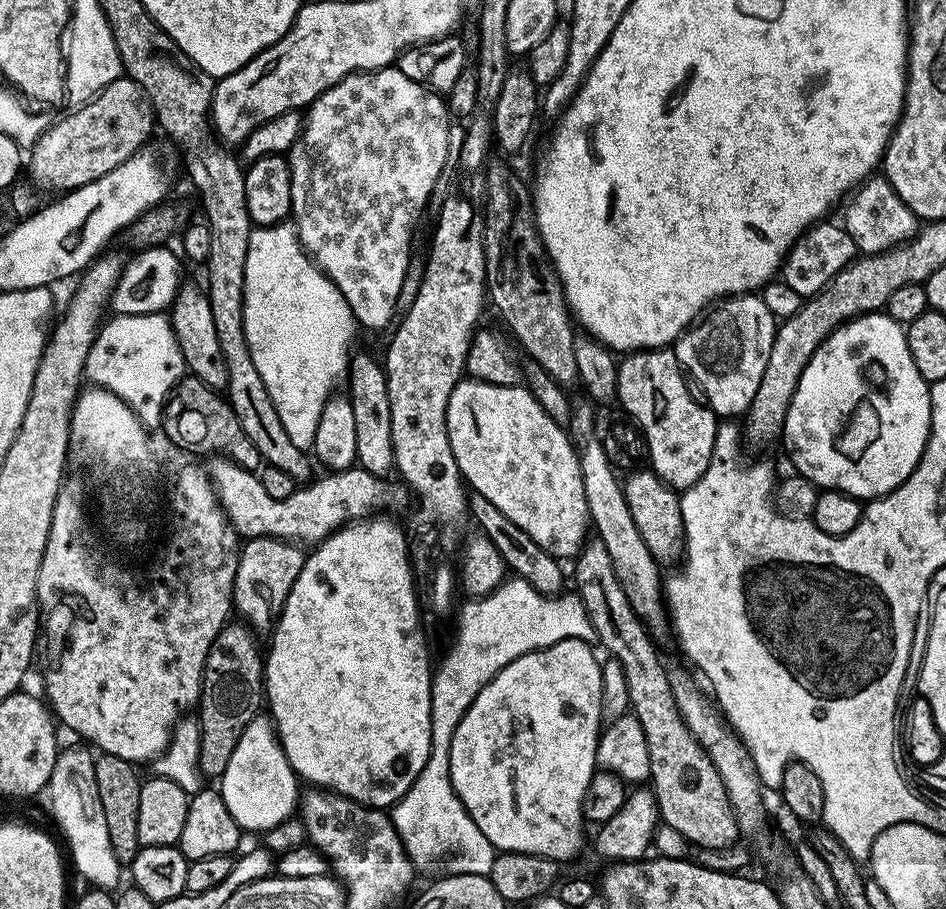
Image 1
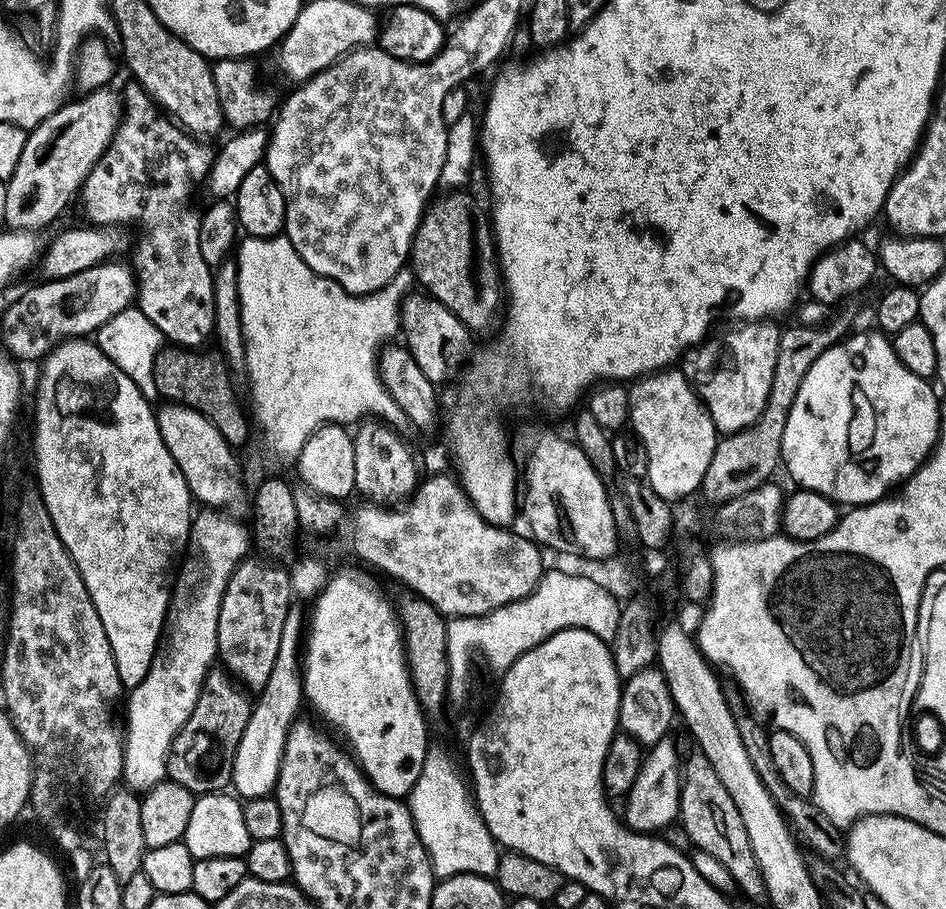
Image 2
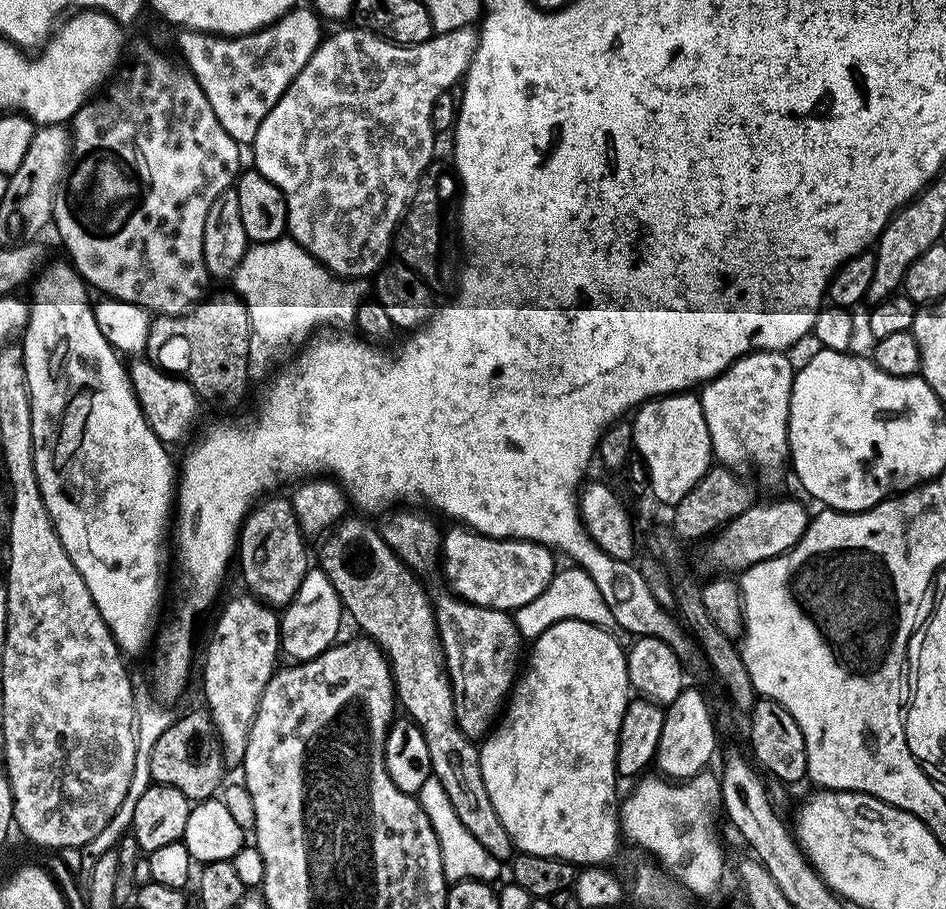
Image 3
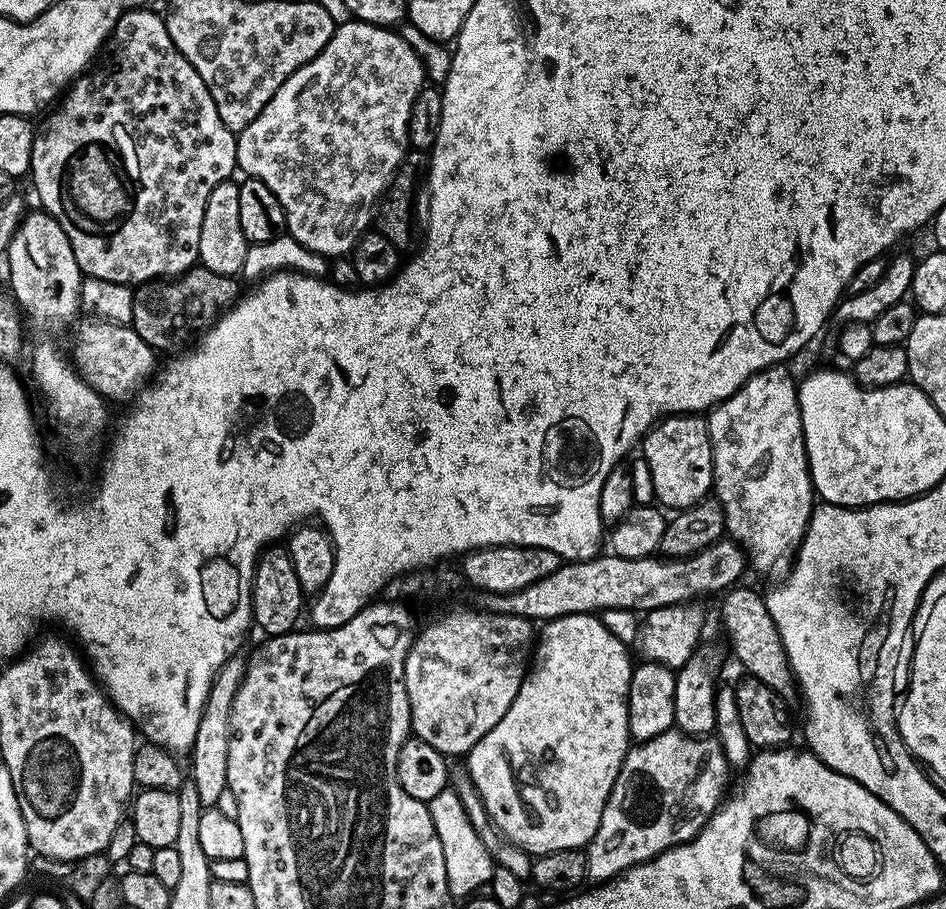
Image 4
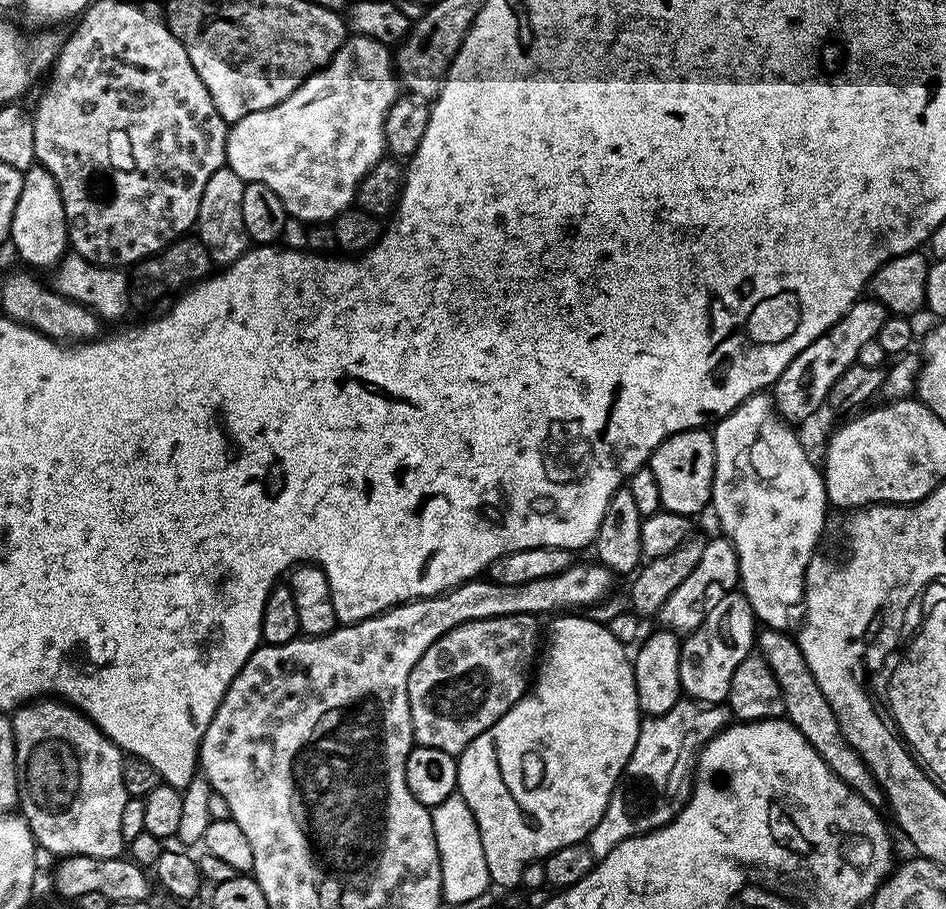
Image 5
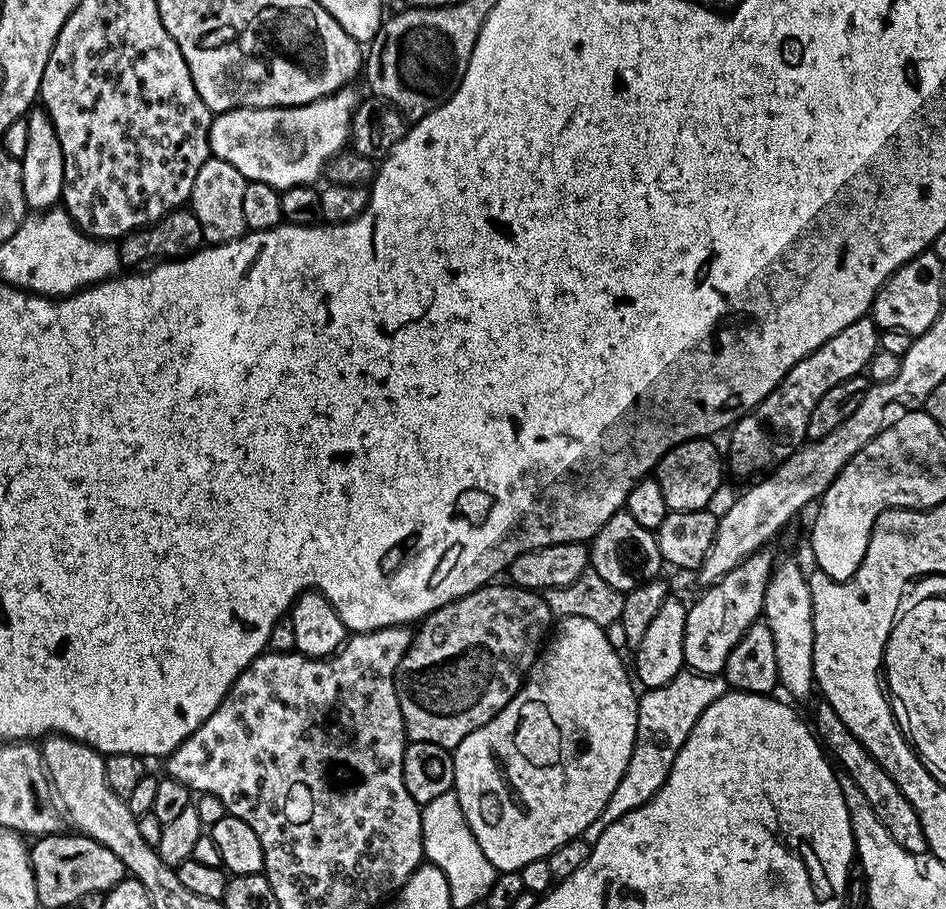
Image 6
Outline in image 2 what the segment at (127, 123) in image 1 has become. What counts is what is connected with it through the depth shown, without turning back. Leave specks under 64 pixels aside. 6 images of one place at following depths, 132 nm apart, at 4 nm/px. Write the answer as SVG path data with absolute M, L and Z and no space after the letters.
M105 86L81 95L81 100L69 99L50 118L46 118L28 132L26 146L22 150L22 158L14 174L7 180L6 190L6 225L9 229L18 232L36 232L47 224L52 224L64 212L68 203L73 203L74 197L79 193L85 178L90 170L102 158L102 154L110 146L120 118L124 115L124 105L119 91L111 92L111 87Z

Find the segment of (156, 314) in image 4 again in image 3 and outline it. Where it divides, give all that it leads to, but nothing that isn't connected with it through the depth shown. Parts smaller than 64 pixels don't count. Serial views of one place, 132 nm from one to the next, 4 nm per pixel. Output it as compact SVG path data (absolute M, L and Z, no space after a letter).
M220 292L217 296L209 295L183 316L157 315L148 325L146 349L147 359L151 360L157 368L187 380L201 401L209 400L220 408L236 408L243 402L244 395L248 392L248 352L250 356L253 351L252 323L248 307L239 295L229 292Z

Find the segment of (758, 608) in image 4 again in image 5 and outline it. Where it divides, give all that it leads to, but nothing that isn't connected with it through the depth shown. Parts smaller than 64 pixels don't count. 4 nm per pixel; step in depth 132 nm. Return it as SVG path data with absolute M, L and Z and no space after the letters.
M764 628L758 636L758 652L764 657L770 670L774 670L774 678L778 678L778 686L784 699L784 716L800 731L802 738L806 738L806 742L814 746L818 758L822 758L826 766L830 766L832 773L843 784L850 786L850 790L857 792L870 807L883 809L886 801L880 783L876 781L874 774L868 769L868 764L858 754L858 750L854 750L854 746L850 746L850 742L842 734L838 718L830 702L826 702L826 694L822 694L822 686L818 686L802 654L799 639L788 632Z

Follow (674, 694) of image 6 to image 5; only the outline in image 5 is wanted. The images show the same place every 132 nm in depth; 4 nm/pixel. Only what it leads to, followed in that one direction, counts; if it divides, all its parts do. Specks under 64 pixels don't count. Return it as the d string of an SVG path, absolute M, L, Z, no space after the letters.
M687 698L670 706L666 714L641 719L634 754L630 754L598 826L588 835L588 849L599 858L610 854L610 850L626 838L645 836L669 824L680 813L692 791L700 751L733 720L727 703L705 706Z

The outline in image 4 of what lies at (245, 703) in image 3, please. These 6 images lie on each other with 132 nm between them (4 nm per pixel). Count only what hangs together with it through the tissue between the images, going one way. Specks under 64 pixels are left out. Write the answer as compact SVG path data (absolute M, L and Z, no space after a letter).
M239 655L231 656L218 670L214 682L210 686L210 694L206 698L206 706L202 714L202 722L198 722L198 734L194 734L194 746L190 749L190 782L198 786L198 798L205 808L214 808L222 790L228 788L226 778L226 754L228 753L228 727L230 726L230 710L234 706L234 694L238 694L238 686L242 686L245 661Z

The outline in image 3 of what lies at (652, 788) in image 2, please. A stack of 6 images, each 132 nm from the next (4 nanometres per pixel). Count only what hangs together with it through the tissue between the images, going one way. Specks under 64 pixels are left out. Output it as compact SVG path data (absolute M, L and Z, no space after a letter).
M686 686L678 694L678 698L674 698L674 702L667 705L664 713L662 738L658 738L658 750L654 761L655 771L672 782L697 776L711 765L708 763L716 752L716 735L718 729L713 709L708 709L704 696L698 689Z

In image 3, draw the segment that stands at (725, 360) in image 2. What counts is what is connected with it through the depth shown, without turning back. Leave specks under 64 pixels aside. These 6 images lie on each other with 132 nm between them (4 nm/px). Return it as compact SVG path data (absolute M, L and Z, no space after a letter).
M787 351L748 352L738 358L722 374L708 381L699 389L702 410L706 414L706 426L710 430L713 457L723 467L733 470L757 468L760 472L776 472L789 463L788 454L788 415L792 397L794 364Z

